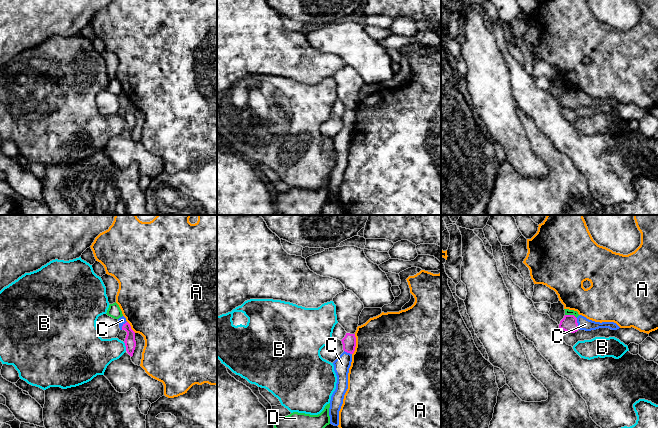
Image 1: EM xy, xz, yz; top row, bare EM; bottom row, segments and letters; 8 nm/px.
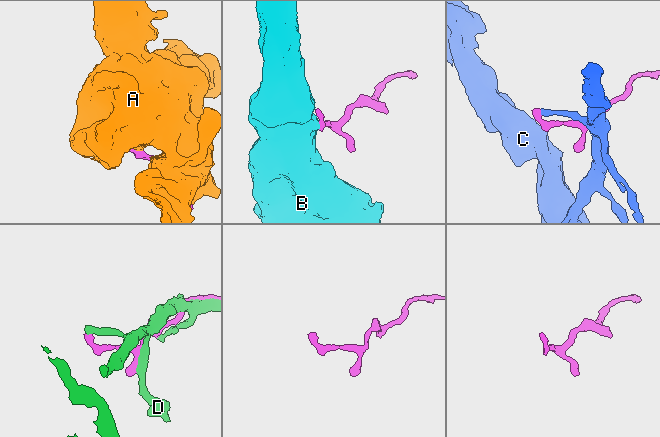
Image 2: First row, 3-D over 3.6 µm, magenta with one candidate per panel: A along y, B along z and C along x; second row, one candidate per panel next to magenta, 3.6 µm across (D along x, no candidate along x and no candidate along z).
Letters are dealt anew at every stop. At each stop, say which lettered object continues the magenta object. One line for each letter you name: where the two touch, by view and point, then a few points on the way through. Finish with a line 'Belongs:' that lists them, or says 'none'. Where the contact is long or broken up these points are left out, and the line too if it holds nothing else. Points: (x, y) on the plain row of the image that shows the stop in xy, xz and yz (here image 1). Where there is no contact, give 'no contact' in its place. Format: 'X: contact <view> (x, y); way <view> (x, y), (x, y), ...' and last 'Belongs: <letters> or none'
Belongs: none

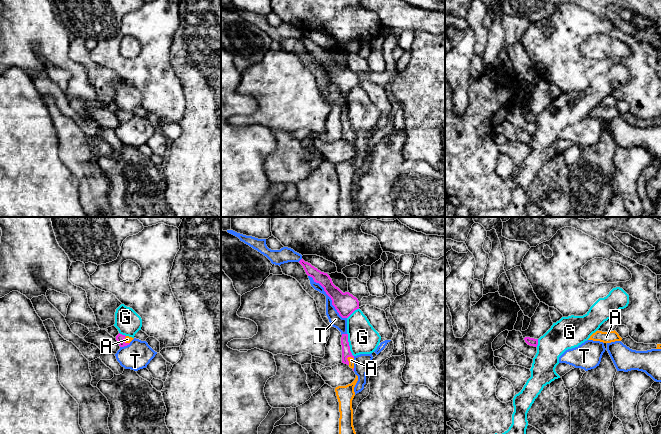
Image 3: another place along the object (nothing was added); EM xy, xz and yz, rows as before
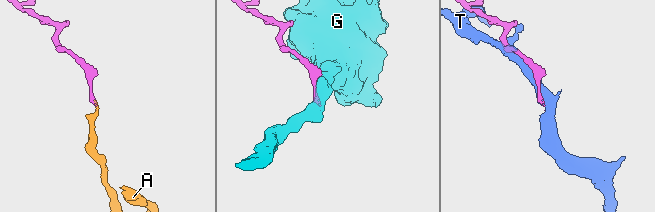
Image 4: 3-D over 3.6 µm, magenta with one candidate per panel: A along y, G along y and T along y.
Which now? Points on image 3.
A: contact xz (347, 133); way xz (346, 128), (347, 133), (351, 136)
Belongs: A

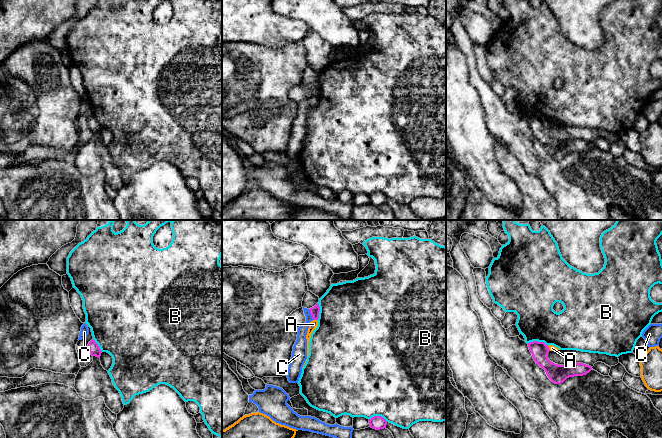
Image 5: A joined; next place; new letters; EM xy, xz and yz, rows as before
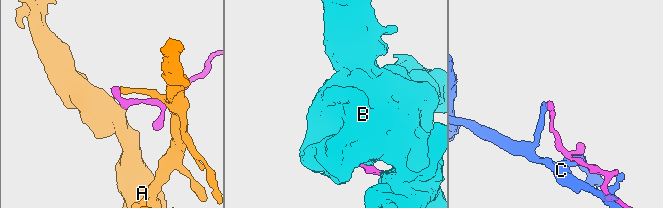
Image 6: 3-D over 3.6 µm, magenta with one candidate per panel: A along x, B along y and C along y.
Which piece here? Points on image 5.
Belongs: none

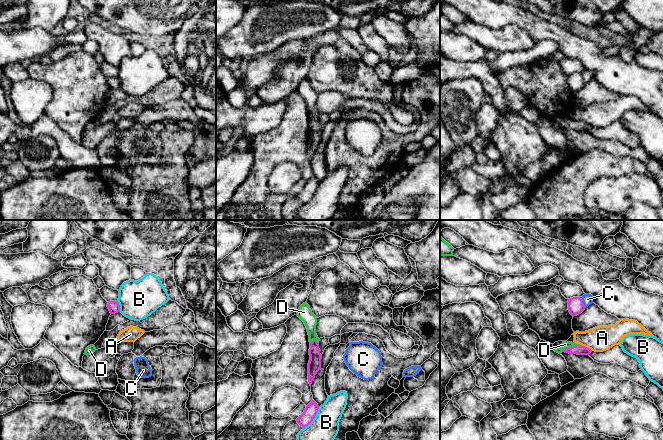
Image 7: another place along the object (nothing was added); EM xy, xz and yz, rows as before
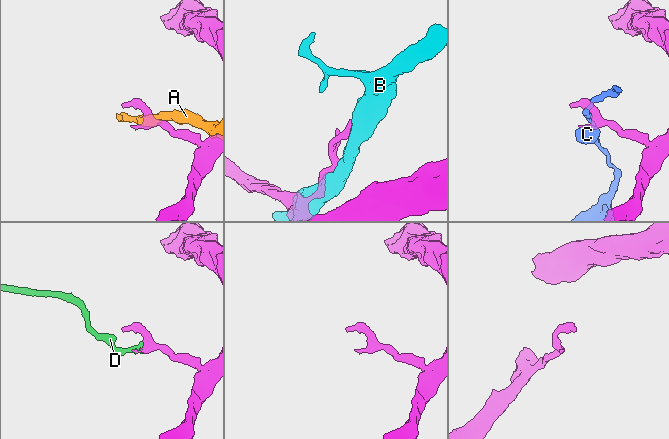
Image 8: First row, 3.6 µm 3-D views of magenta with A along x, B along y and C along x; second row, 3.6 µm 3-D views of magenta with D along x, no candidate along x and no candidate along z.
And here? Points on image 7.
D: contact yz (571, 123); way yz (579, 126), (571, 123), (565, 120)
Belongs: D

